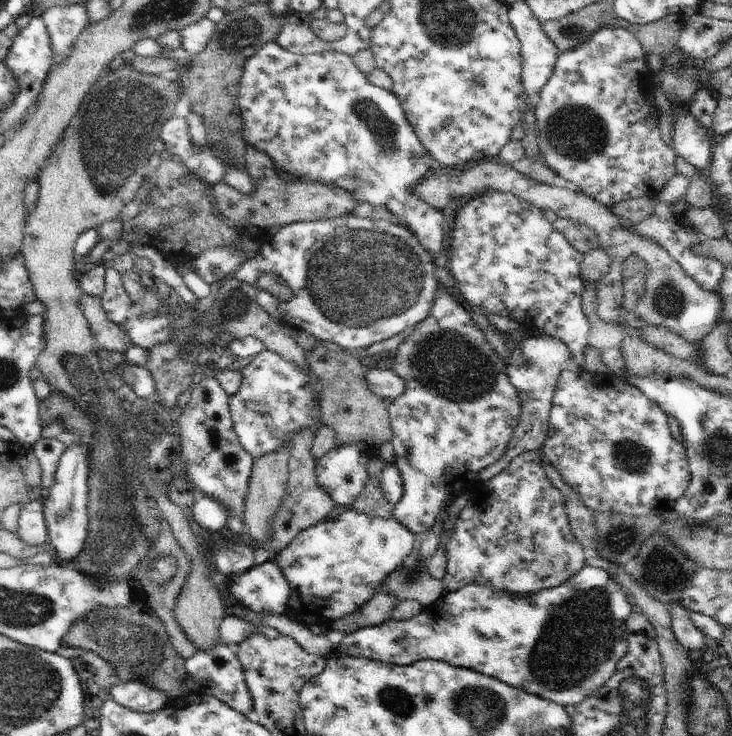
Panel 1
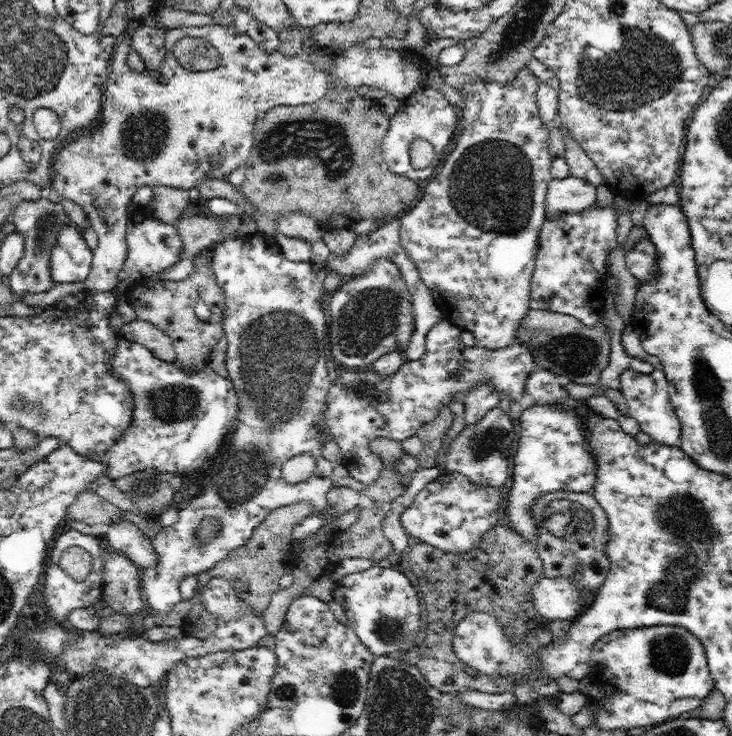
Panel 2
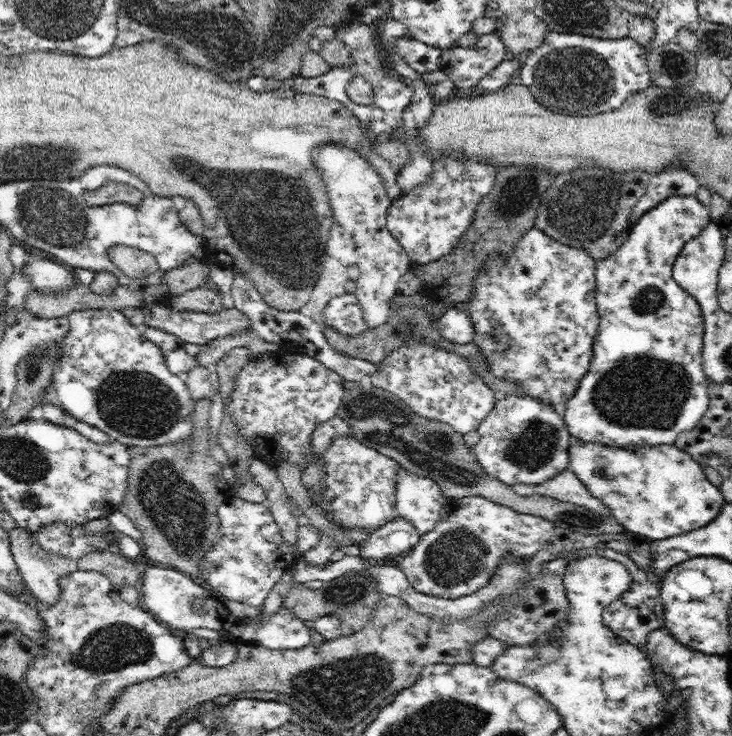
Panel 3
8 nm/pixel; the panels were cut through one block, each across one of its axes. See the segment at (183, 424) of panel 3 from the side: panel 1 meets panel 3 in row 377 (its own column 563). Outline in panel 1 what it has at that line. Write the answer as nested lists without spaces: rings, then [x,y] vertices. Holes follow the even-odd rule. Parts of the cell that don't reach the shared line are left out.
[[[605,27],[592,36],[592,39],[579,48],[564,52],[557,58],[554,73],[550,76],[546,86],[541,89],[540,100],[536,114],[536,131],[539,141],[540,152],[543,154],[544,164],[550,168],[557,176],[577,185],[580,192],[584,192],[588,197],[595,199],[599,204],[611,208],[613,205],[641,197],[657,197],[658,192],[677,174],[675,160],[678,154],[673,146],[666,145],[660,137],[659,111],[654,107],[654,100],[657,86],[653,80],[654,74],[648,69],[647,56],[639,44],[639,41],[621,27]]]

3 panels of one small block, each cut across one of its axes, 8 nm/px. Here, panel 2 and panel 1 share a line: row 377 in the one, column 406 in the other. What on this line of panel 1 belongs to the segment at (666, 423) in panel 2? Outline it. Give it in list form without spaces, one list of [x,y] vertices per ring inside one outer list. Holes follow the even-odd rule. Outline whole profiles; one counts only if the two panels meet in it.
[[[584,566],[578,574],[574,574],[572,578],[566,580],[564,584],[554,588],[546,588],[534,592],[534,594],[512,595],[510,592],[498,592],[494,590],[490,584],[468,584],[464,588],[460,588],[456,592],[446,592],[438,602],[434,602],[410,620],[400,621],[391,620],[376,625],[373,627],[366,627],[353,632],[352,634],[344,635],[344,638],[332,650],[332,656],[344,658],[344,656],[362,656],[368,660],[379,660],[387,662],[388,664],[395,664],[396,666],[408,666],[416,664],[421,660],[442,660],[456,668],[467,668],[468,670],[475,670],[480,674],[501,680],[504,684],[525,690],[530,694],[541,696],[542,698],[551,700],[556,704],[573,709],[584,701],[588,696],[592,696],[607,680],[610,680],[616,674],[618,662],[620,662],[626,654],[628,654],[628,632],[626,629],[626,622],[629,620],[630,614],[635,611],[634,605],[626,598],[621,586],[610,578],[609,572],[606,569],[596,568],[591,566]]]

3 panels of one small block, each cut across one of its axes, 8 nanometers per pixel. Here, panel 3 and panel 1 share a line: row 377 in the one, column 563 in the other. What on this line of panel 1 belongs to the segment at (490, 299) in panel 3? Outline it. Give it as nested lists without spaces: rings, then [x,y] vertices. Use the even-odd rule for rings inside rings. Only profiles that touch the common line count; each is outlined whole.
[[[541,451],[520,454],[498,476],[485,482],[482,492],[472,494],[468,506],[460,512],[446,546],[447,571],[442,580],[446,592],[456,592],[468,584],[490,584],[498,592],[534,594],[564,584],[585,566],[585,550],[573,536],[564,508],[566,500],[550,482],[541,455]]]

